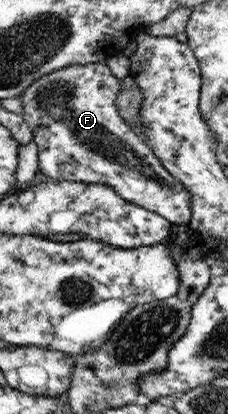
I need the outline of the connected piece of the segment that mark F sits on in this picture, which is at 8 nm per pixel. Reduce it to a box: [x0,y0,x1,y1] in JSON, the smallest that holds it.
[19,62,194,225]

